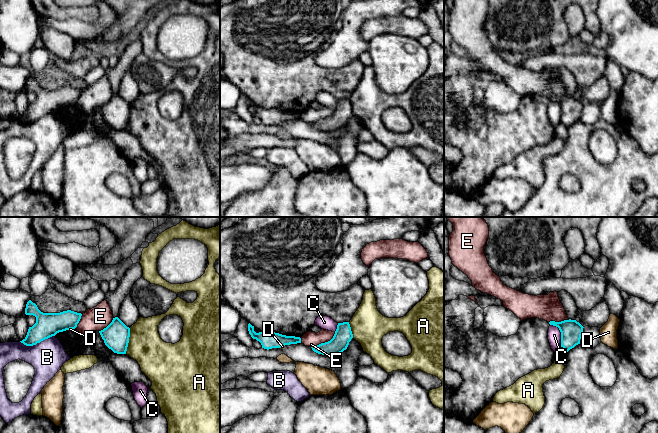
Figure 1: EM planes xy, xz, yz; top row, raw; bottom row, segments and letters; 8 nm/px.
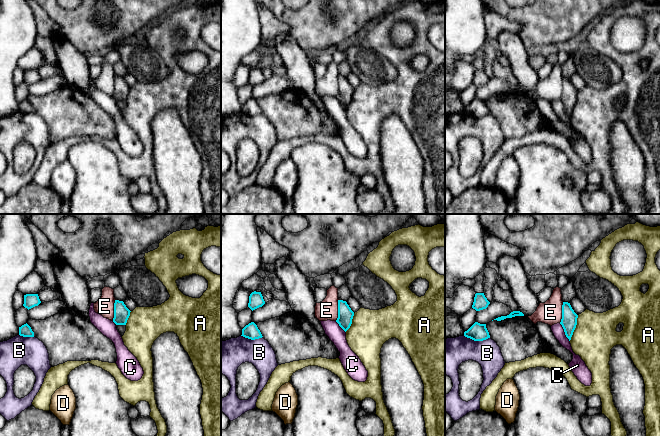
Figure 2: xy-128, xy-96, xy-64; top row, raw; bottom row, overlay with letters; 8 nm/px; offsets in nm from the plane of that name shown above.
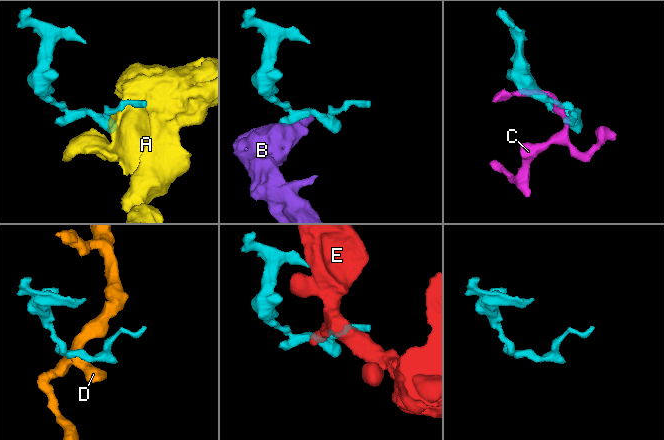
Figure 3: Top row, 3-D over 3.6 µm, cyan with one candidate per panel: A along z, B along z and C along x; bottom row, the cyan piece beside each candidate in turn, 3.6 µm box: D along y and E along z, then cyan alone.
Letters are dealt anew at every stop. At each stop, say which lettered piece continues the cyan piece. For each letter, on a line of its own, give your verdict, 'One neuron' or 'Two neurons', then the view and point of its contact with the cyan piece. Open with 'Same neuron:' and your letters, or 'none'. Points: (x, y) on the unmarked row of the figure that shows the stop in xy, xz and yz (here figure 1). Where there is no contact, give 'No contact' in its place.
Same neuron: none
A: Two neurons. Touches cyan at xy (128, 117)
B: Two neurons. Touches cyan at xy (36, 119)
C: Two neurons. Touches cyan at yz (561, 109)
D: Two neurons. Touches cyan at xz (282, 121)
E: Two neurons. Touches cyan at xz (325, 118)

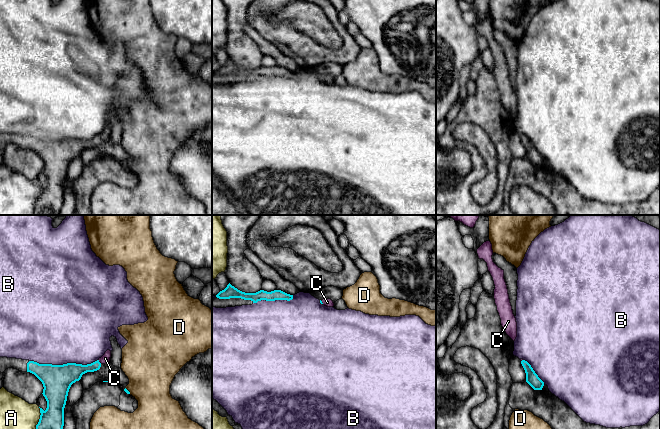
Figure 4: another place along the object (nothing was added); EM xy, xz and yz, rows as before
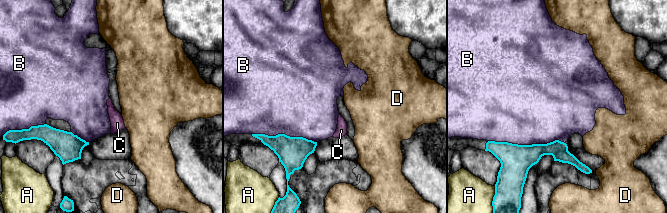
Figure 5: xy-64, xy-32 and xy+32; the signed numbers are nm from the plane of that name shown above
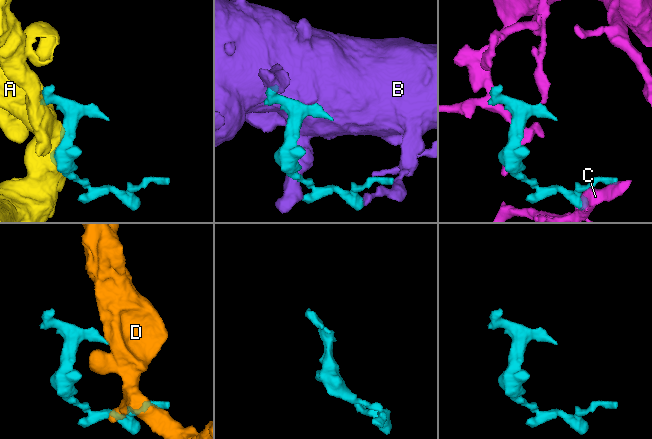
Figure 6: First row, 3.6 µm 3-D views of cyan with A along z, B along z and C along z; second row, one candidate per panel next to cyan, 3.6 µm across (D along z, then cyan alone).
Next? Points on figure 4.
Same neuron: C
A: Two neurons. Touches cyan at xy (38, 199)
B: Two neurons. Touches cyan at xy (63, 140)
C: One neuron. Touches cyan at xy (99, 138)
D: Two neurons. Touches cyan at xy (127, 166)

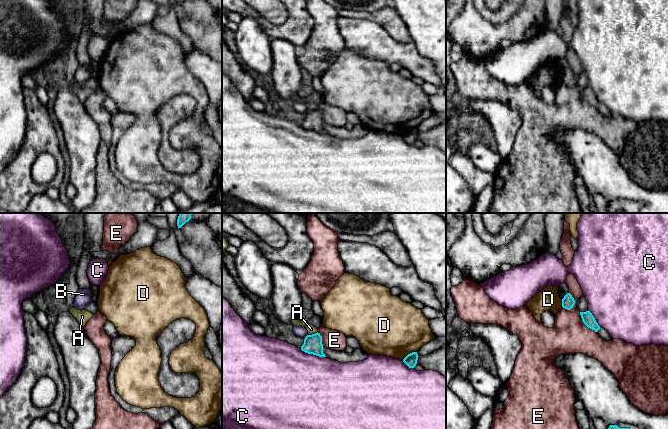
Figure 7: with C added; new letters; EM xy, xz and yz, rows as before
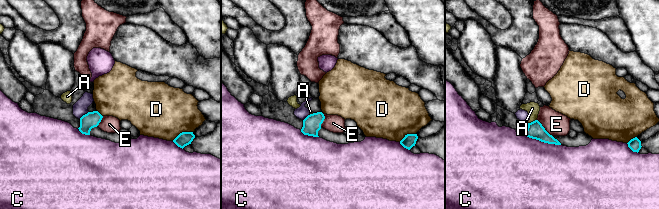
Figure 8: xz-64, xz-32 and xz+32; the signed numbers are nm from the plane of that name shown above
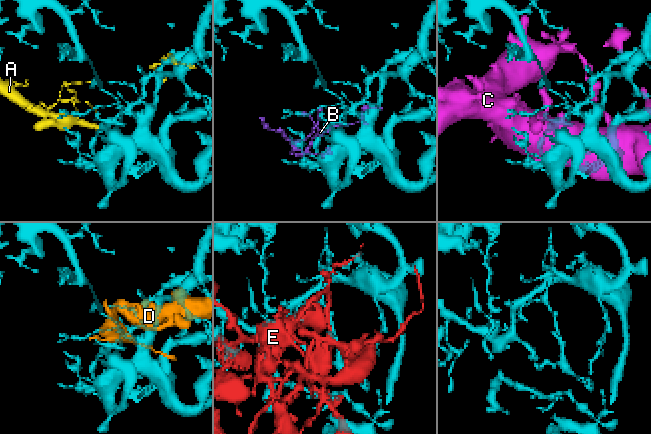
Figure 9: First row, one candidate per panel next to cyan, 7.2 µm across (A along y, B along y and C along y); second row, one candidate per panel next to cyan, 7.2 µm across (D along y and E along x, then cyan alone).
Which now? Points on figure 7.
Same neuron: none
A: Two neurons. Touches cyan at xz (312, 110)
B: Two neurons. Touches cyan at xz (305, 113)
C: Two neurons. Touches cyan at xz (313, 130)
D: Two neurons. Touches cyan at xz (410, 129)
E: Two neurons. Touches cyan at yz (574, 78)

